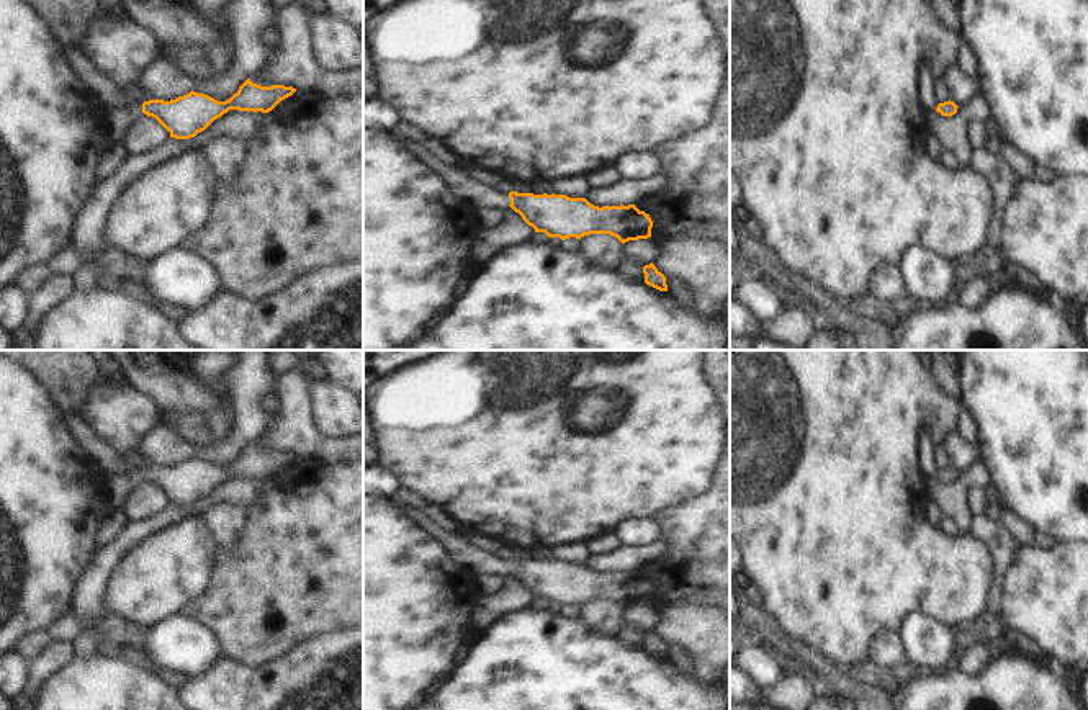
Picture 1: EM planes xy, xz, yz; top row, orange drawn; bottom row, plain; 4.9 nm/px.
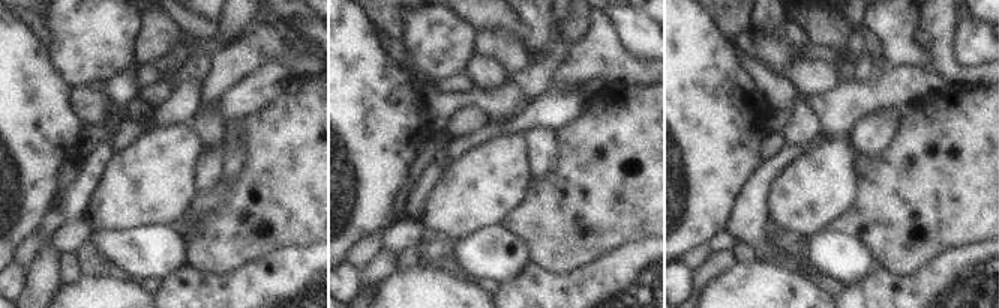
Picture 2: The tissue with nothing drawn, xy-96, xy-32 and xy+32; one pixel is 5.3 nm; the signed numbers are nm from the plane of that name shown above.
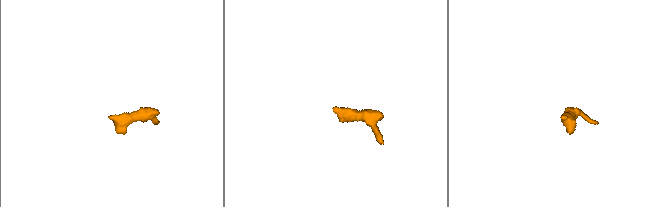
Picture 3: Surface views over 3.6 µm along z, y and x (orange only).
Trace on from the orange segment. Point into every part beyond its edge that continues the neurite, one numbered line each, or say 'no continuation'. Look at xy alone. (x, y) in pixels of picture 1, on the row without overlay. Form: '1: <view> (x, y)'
1: xy (116, 486)

